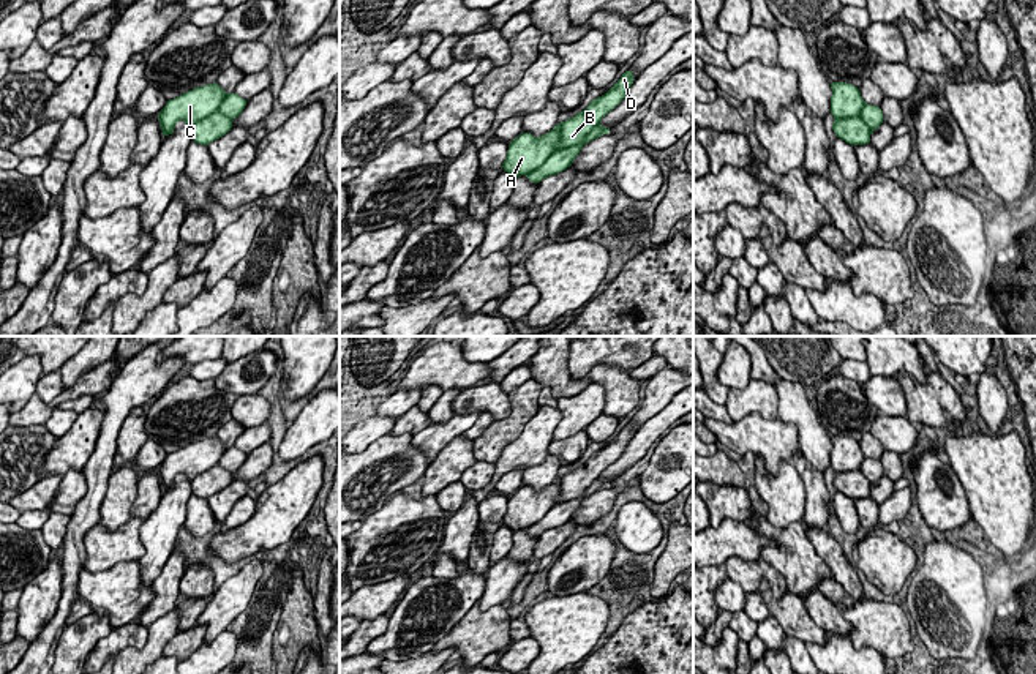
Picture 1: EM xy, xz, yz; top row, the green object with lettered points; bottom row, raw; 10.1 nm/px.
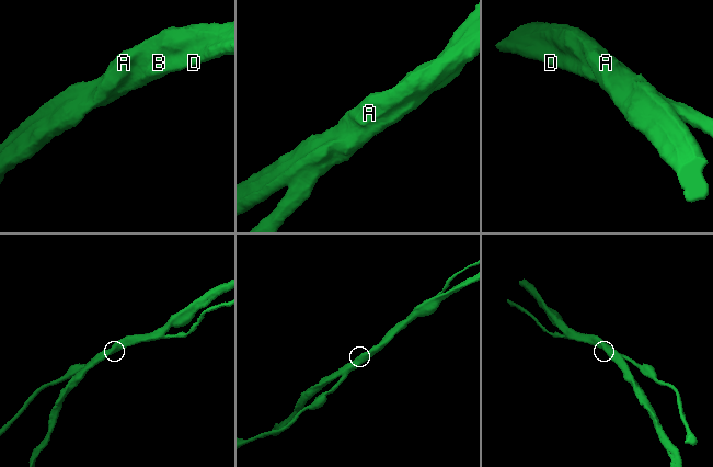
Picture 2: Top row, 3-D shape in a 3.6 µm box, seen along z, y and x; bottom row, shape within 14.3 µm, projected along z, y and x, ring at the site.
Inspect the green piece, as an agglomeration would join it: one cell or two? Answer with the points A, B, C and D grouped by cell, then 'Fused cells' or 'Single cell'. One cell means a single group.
Groups: A C / B D. Fused cells

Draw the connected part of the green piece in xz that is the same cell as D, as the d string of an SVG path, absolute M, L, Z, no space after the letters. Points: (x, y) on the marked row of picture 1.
M625 71L605 95L592 99L584 110L561 123L561 139L556 150L580 144L608 112L619 106L633 82L633 73Z

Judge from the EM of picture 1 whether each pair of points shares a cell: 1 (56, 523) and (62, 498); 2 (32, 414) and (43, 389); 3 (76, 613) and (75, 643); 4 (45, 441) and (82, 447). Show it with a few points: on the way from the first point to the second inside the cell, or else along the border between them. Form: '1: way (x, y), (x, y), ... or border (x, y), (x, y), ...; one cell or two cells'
1: way (59, 516), (62, 504); one cell
2: border (48, 403), (33, 393), (16, 412); two cells
3: border (92, 613), (65, 627); two cells
4: border (46, 425), (56, 442), (38, 472), (40, 477); two cells

